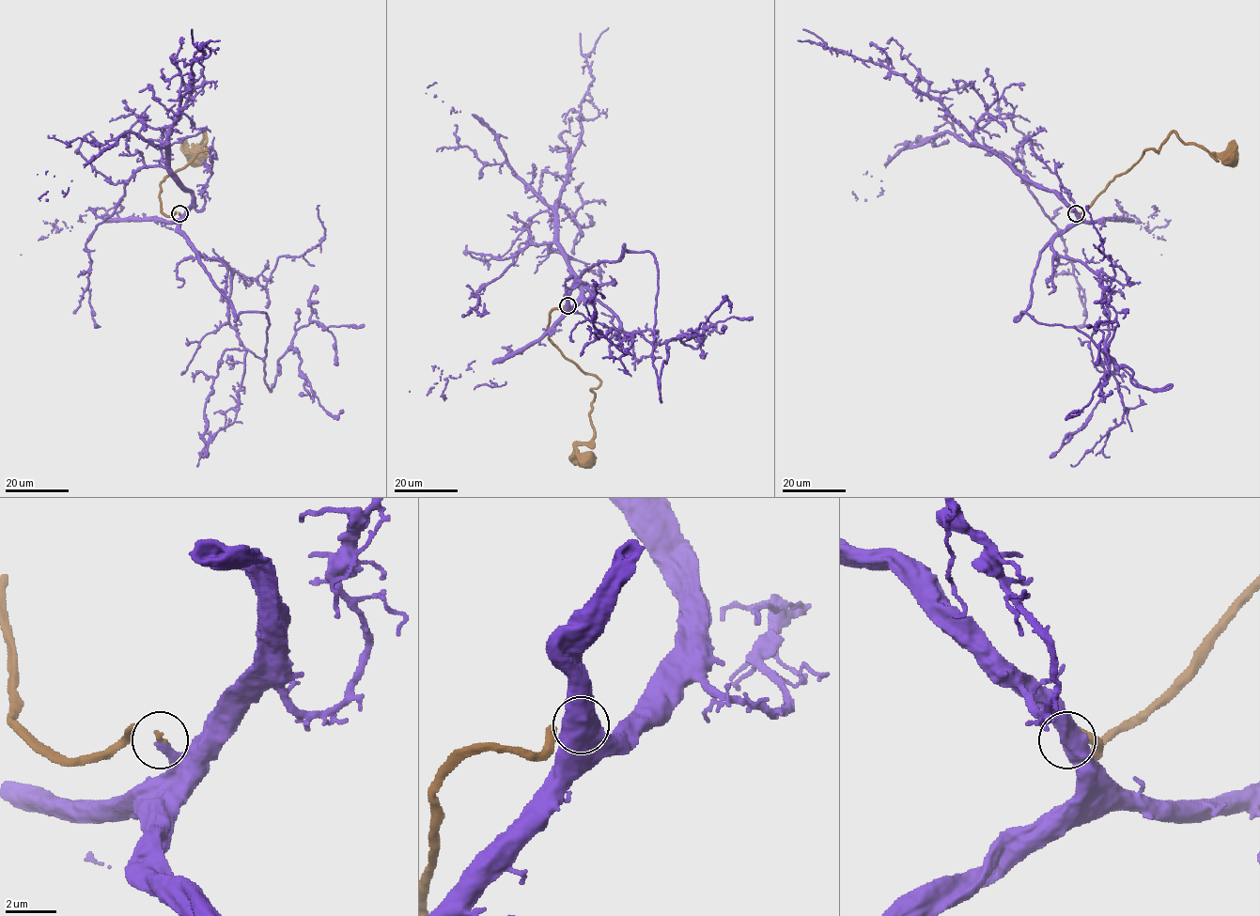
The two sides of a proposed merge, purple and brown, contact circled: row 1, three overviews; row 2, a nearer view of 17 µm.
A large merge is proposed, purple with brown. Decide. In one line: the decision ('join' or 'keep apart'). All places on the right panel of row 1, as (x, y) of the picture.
keep apart

